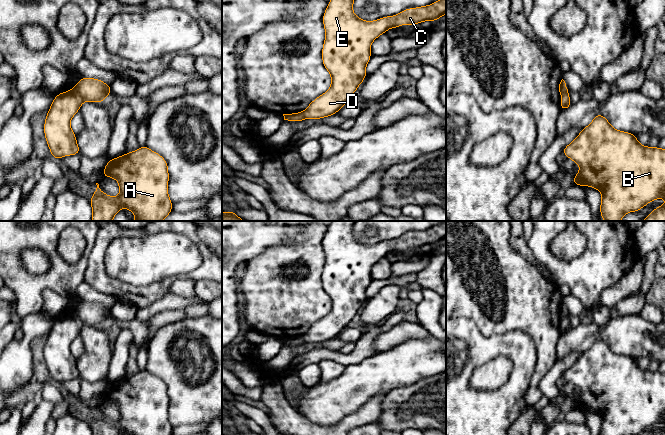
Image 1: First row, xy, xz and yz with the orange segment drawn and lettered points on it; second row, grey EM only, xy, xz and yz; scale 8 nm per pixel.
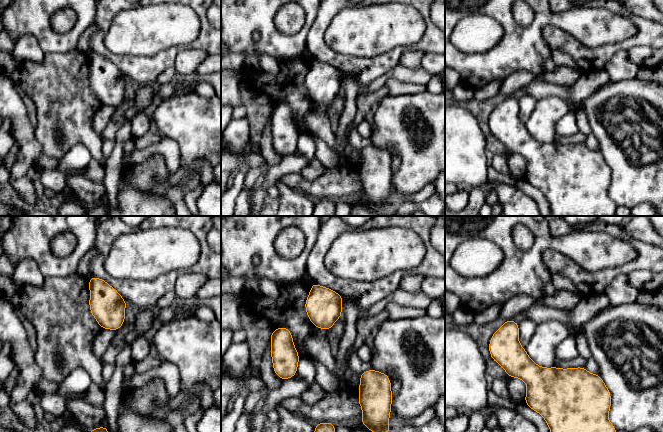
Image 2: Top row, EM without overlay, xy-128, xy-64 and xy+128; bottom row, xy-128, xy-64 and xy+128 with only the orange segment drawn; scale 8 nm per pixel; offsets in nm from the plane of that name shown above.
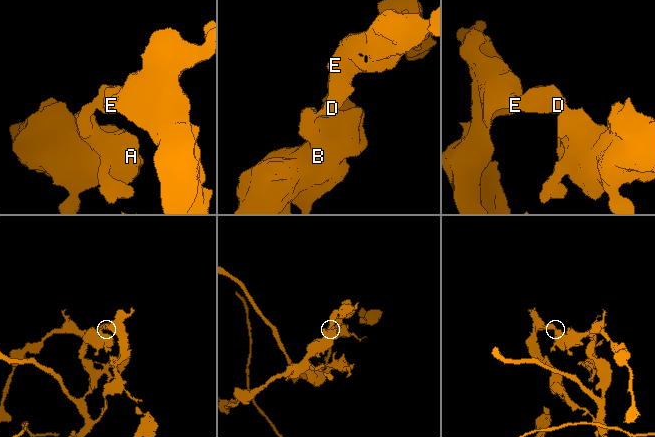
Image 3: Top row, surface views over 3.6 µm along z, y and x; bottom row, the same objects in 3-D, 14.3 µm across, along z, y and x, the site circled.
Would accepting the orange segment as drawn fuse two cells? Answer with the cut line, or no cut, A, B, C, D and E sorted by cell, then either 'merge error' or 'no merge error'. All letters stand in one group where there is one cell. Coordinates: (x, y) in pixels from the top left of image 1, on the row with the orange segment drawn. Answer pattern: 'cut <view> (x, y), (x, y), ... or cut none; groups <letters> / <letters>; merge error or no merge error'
cut xy (75, 87), (84, 100); groups A B / C D E; merge error

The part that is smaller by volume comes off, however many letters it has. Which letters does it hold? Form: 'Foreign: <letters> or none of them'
Foreign: A, B

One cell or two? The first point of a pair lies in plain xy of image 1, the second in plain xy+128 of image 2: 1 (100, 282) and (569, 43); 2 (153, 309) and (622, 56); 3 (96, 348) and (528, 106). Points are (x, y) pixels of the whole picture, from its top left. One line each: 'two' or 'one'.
1: one
2: two
3: two

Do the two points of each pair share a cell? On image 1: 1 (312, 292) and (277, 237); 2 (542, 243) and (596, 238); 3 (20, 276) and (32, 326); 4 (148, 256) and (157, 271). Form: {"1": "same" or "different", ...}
{"1": "different", "2": "same", "3": "different", "4": "same"}

